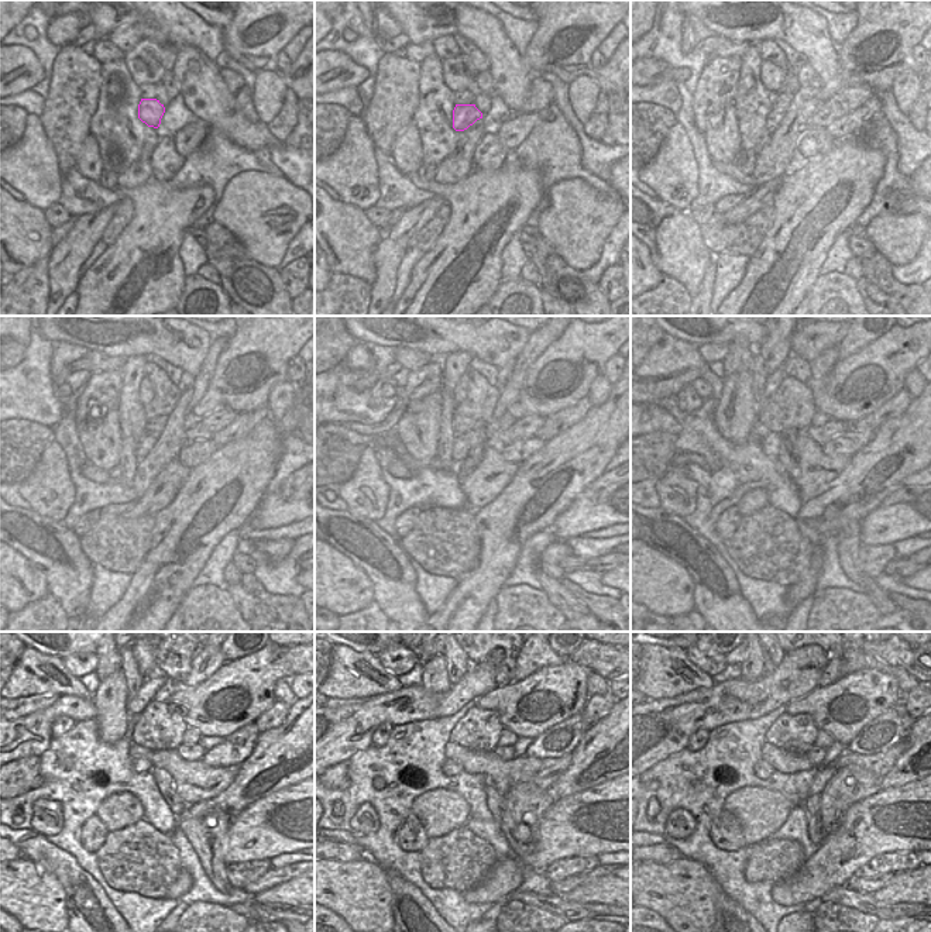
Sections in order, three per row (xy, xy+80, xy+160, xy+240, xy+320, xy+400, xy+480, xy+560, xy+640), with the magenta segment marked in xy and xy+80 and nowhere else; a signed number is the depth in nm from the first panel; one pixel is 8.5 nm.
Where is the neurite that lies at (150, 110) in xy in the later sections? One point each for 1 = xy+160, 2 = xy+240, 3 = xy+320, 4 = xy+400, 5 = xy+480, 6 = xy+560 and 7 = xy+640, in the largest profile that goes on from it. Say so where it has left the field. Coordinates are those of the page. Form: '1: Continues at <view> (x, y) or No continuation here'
1: Continues at xy+160 (775, 116)
2: Continues at xy+240 (145, 444)
3: Continues at xy+320 (460, 447)
4: Continues at xy+400 (770, 443)
5: Continues at xy+480 (140, 764)
6: Continues at xy+560 (450, 767)
7: Continues at xy+640 (762, 770)

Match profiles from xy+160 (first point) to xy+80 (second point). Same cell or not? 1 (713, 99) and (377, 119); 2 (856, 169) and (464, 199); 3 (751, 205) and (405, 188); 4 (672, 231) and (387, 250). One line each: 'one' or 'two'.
1: one
2: one
3: two
4: two

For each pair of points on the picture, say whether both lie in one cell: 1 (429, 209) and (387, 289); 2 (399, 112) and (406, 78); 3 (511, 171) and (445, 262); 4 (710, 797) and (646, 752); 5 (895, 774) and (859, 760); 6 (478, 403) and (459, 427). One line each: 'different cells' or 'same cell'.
1: same cell
2: same cell
3: same cell
4: different cells
5: different cells
6: same cell

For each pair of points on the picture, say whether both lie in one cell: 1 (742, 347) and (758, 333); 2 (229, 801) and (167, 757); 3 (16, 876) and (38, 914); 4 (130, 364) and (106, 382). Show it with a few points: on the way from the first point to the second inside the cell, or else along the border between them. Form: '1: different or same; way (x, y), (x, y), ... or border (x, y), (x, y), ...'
1: different; border (728, 344), (738, 337), (745, 337), (756, 346)
2: different; border (236, 767), (233, 780), (222, 791), (188, 805)
3: same; way (20, 886), (38, 904)
4: different; border (122, 370), (122, 389), (117, 403)

